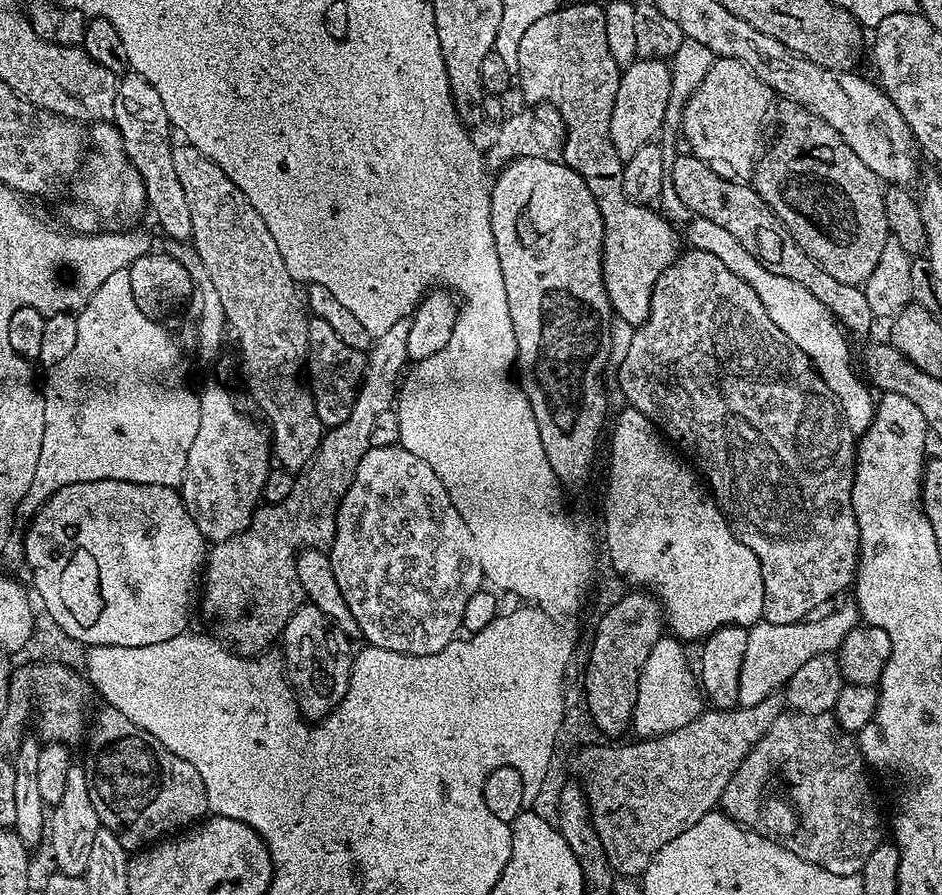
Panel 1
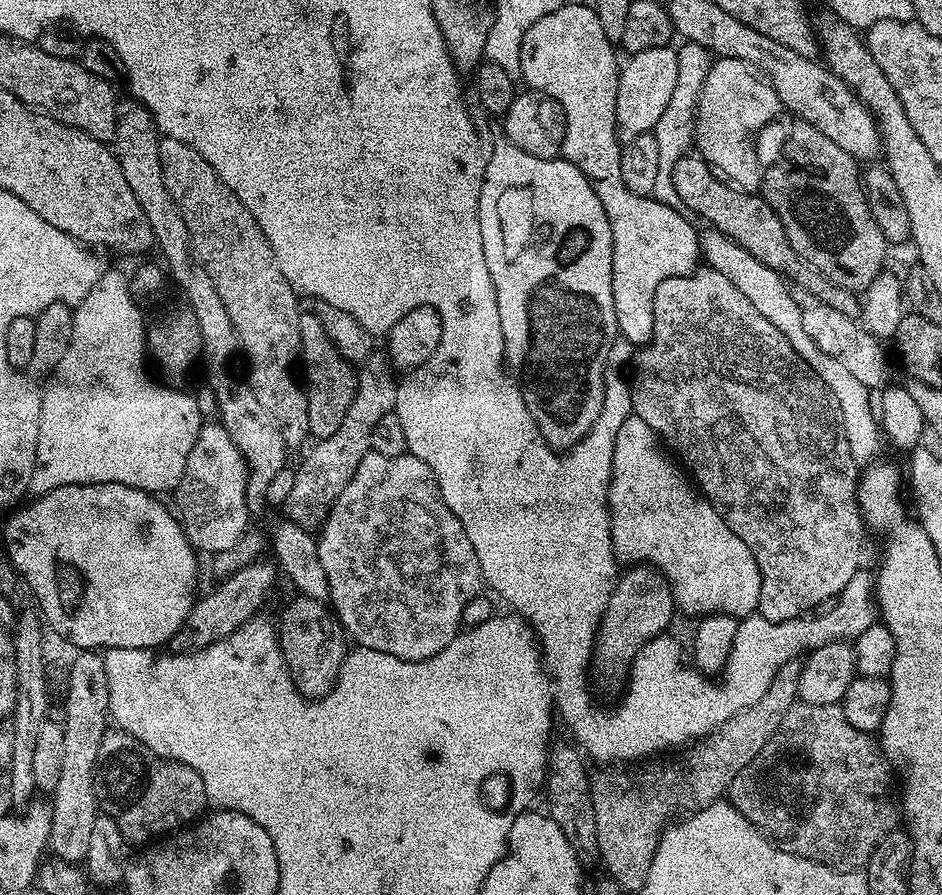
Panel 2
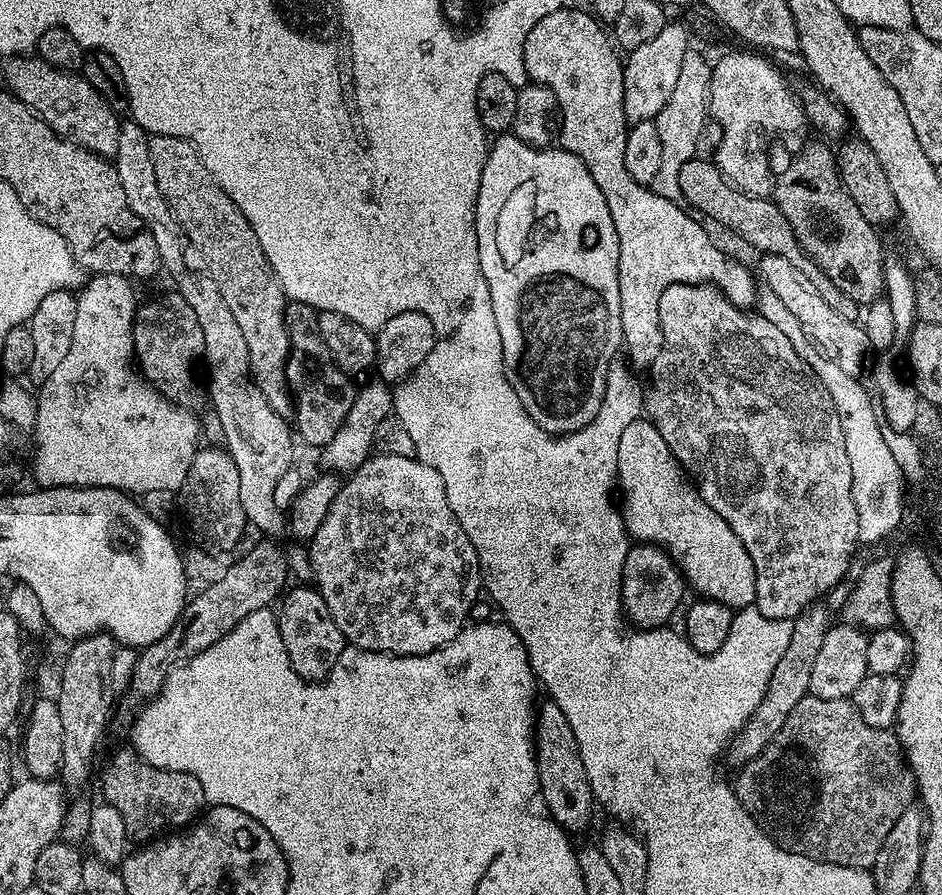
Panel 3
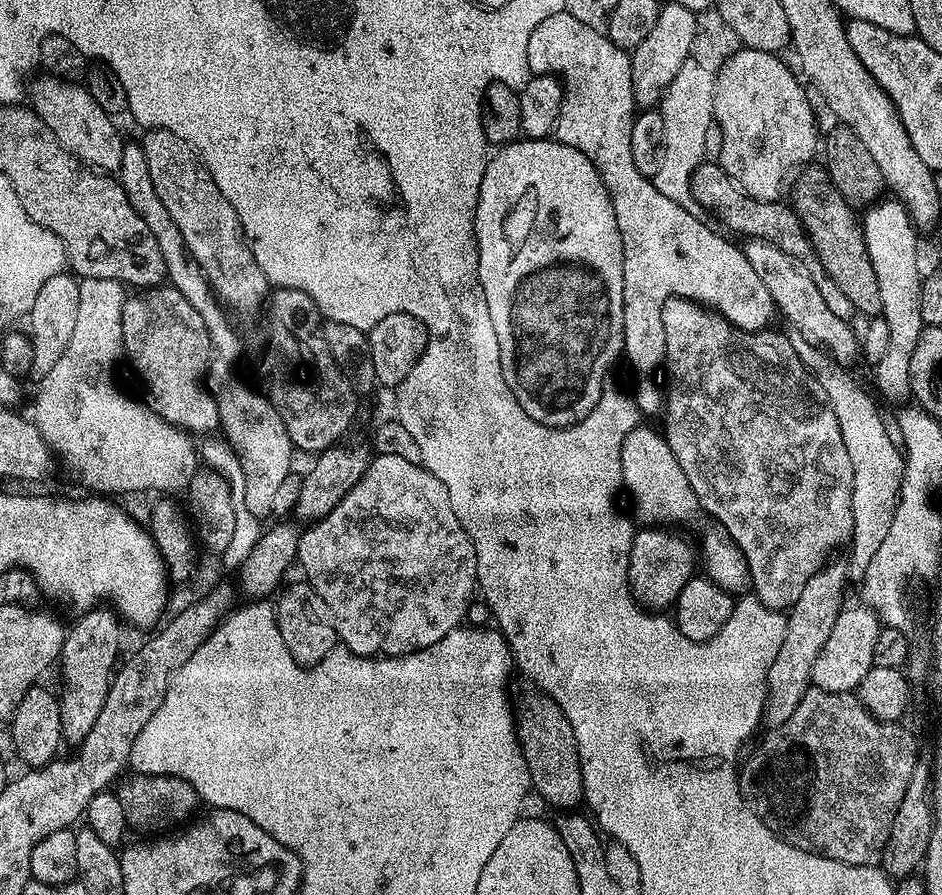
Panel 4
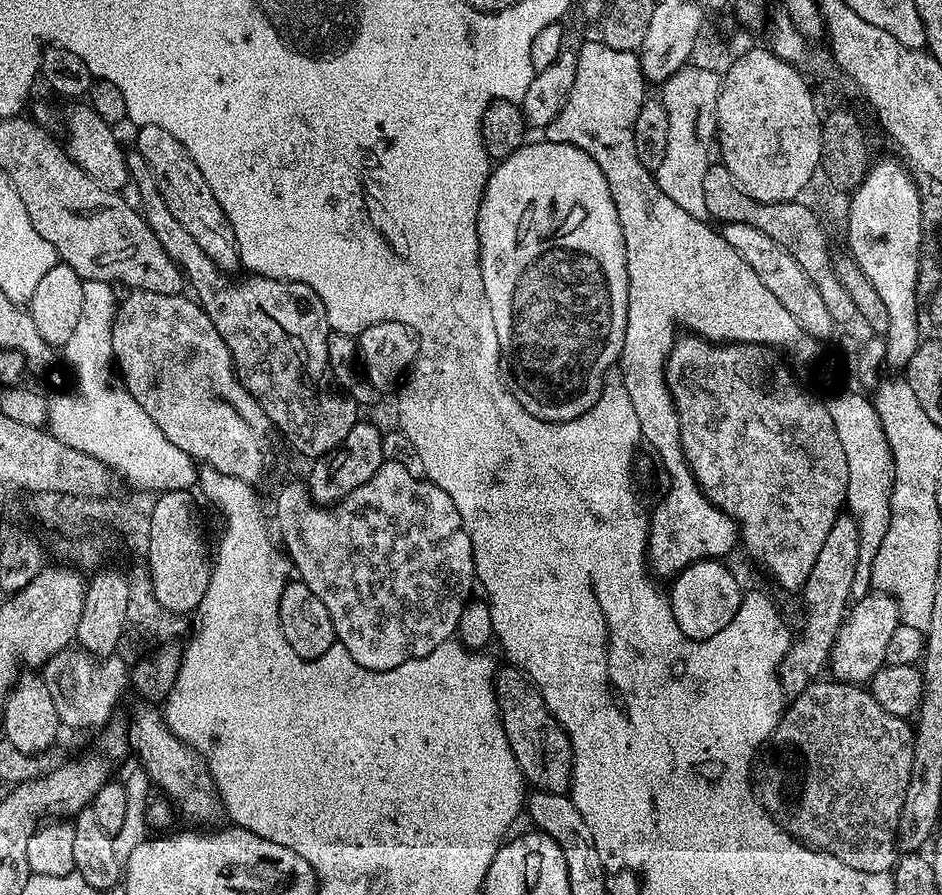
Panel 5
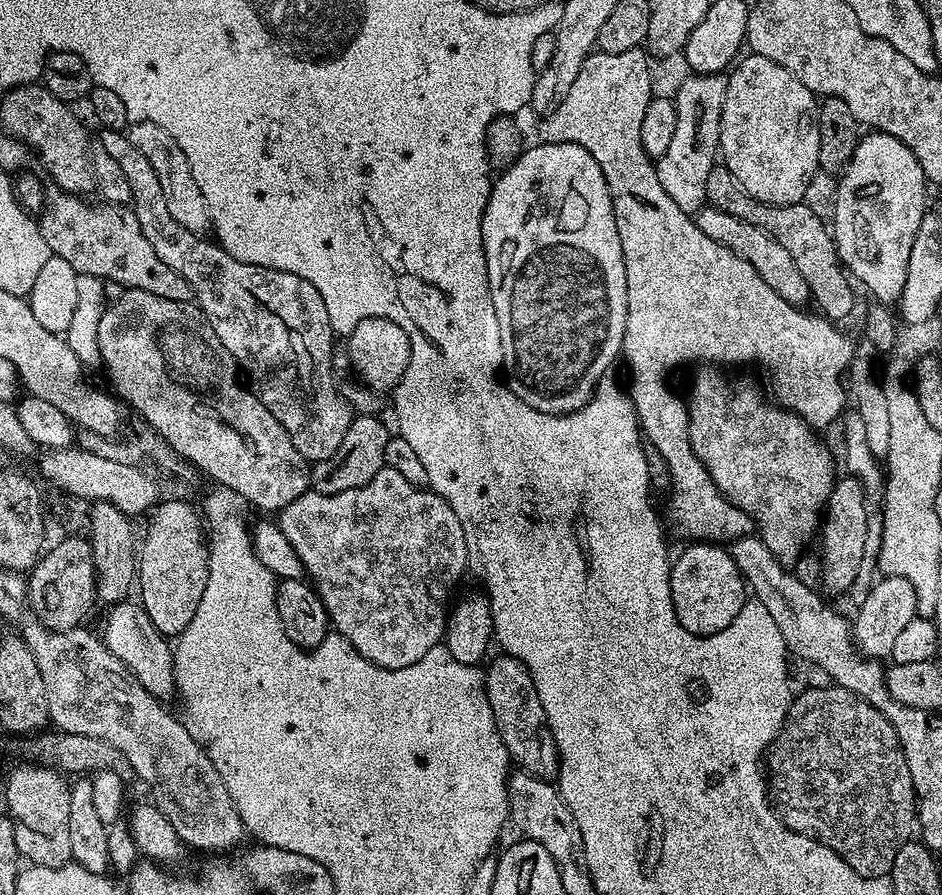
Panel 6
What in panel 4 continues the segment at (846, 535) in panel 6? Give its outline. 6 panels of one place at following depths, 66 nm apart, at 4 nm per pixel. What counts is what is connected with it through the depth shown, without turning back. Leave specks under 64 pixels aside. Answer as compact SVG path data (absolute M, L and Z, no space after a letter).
M833 559L806 582L798 602L787 613L788 625L782 638L782 650L778 650L778 658L772 663L772 674L768 681L768 703L763 705L764 720L769 729L782 726L790 714L794 714L798 702L813 687L812 675L814 662L818 662L818 654L826 646L826 638L830 638L830 630L834 630L834 622L841 608L845 607L844 591L850 588L848 565L843 559Z

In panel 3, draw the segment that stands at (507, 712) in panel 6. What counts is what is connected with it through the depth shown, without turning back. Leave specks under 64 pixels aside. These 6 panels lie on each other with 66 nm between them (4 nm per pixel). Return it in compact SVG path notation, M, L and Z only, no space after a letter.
M545 699L545 704L539 705L534 716L534 743L536 746L536 769L538 770L539 799L544 799L547 815L551 816L561 828L575 834L579 828L584 828L592 820L592 808L594 801L590 782L586 778L586 766L582 766L582 754L578 750L578 742L574 738L574 730L570 730L570 722L566 722L566 714L553 702Z

